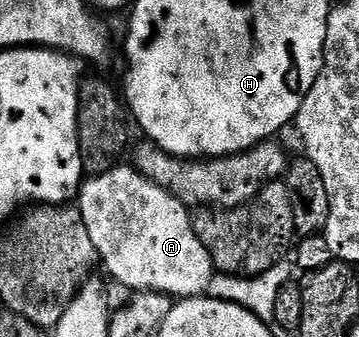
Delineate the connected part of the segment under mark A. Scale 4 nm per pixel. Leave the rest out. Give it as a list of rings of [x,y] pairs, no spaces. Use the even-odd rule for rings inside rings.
[[[125,166],[112,167],[81,184],[79,206],[83,225],[91,233],[100,266],[105,266],[115,282],[130,287],[133,293],[204,296],[215,268],[195,233],[190,208],[152,183],[136,166]]]

